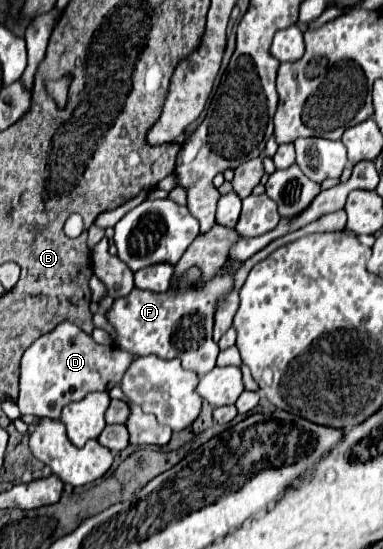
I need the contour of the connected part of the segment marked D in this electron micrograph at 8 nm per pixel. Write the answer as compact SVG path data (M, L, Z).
M61 322L55 330L37 338L23 354L19 378L19 410L21 414L59 418L63 406L81 400L93 390L111 390L119 384L133 356L115 346L103 346L71 322Z

